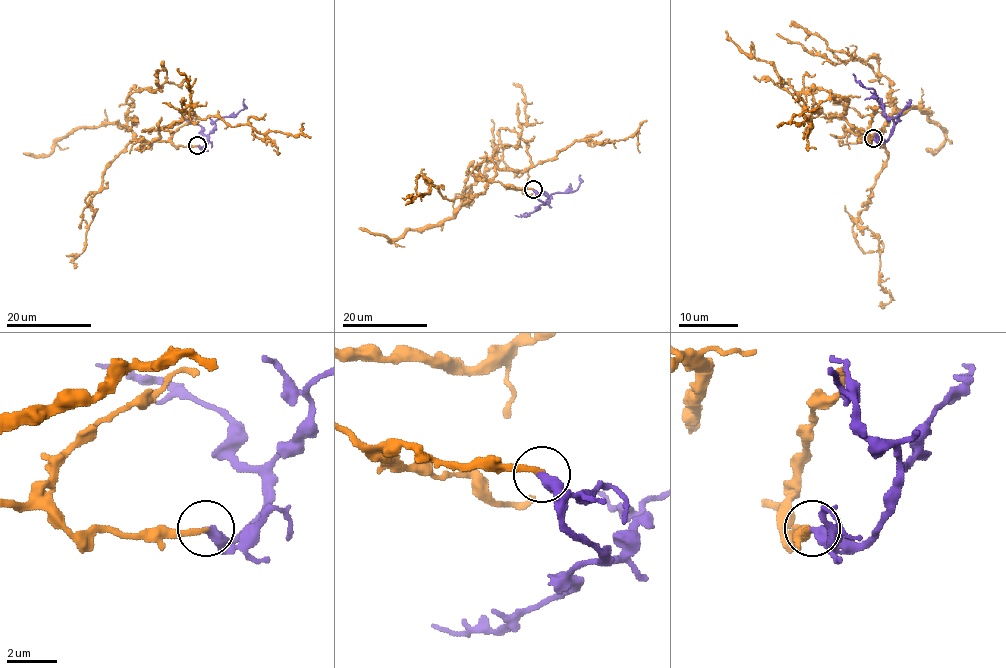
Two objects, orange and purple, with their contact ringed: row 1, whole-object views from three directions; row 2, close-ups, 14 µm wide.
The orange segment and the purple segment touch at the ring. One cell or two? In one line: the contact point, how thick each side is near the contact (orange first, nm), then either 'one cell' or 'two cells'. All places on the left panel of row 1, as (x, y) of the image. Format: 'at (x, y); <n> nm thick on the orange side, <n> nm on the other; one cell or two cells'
at (197, 145); 220 nm thick on the orange side, 440 nm on the other; one cell

